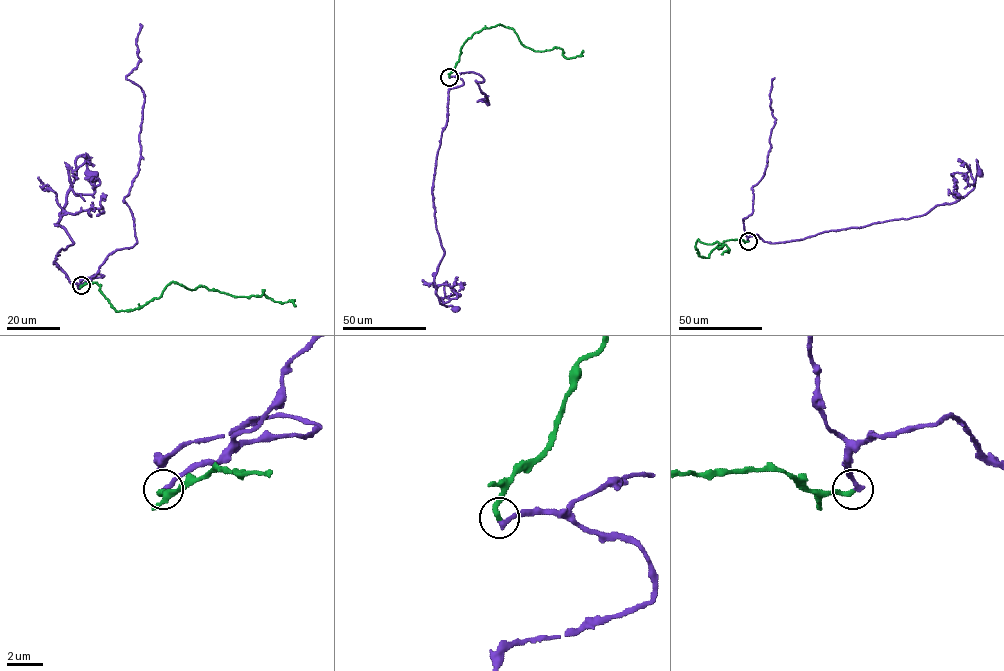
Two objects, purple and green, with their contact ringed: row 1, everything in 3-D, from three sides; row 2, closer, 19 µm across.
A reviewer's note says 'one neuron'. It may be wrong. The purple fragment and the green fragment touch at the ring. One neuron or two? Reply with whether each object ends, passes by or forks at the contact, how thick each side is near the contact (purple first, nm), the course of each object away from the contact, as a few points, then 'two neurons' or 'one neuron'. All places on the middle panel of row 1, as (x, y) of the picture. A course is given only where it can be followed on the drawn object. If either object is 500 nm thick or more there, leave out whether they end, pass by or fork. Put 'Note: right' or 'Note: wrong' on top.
Note: right
purple ends; green ends; calibres 300 and 280 nm; course purple (449, 77), (463, 84), (449, 90), (436, 161), (432, 193), (444, 256), (434, 280), (441, 303), (456, 308); course green (449, 77), (466, 41), (499, 24), (512, 28), (520, 42), (535, 51), (559, 47), (568, 58), (583, 50); one neuron

